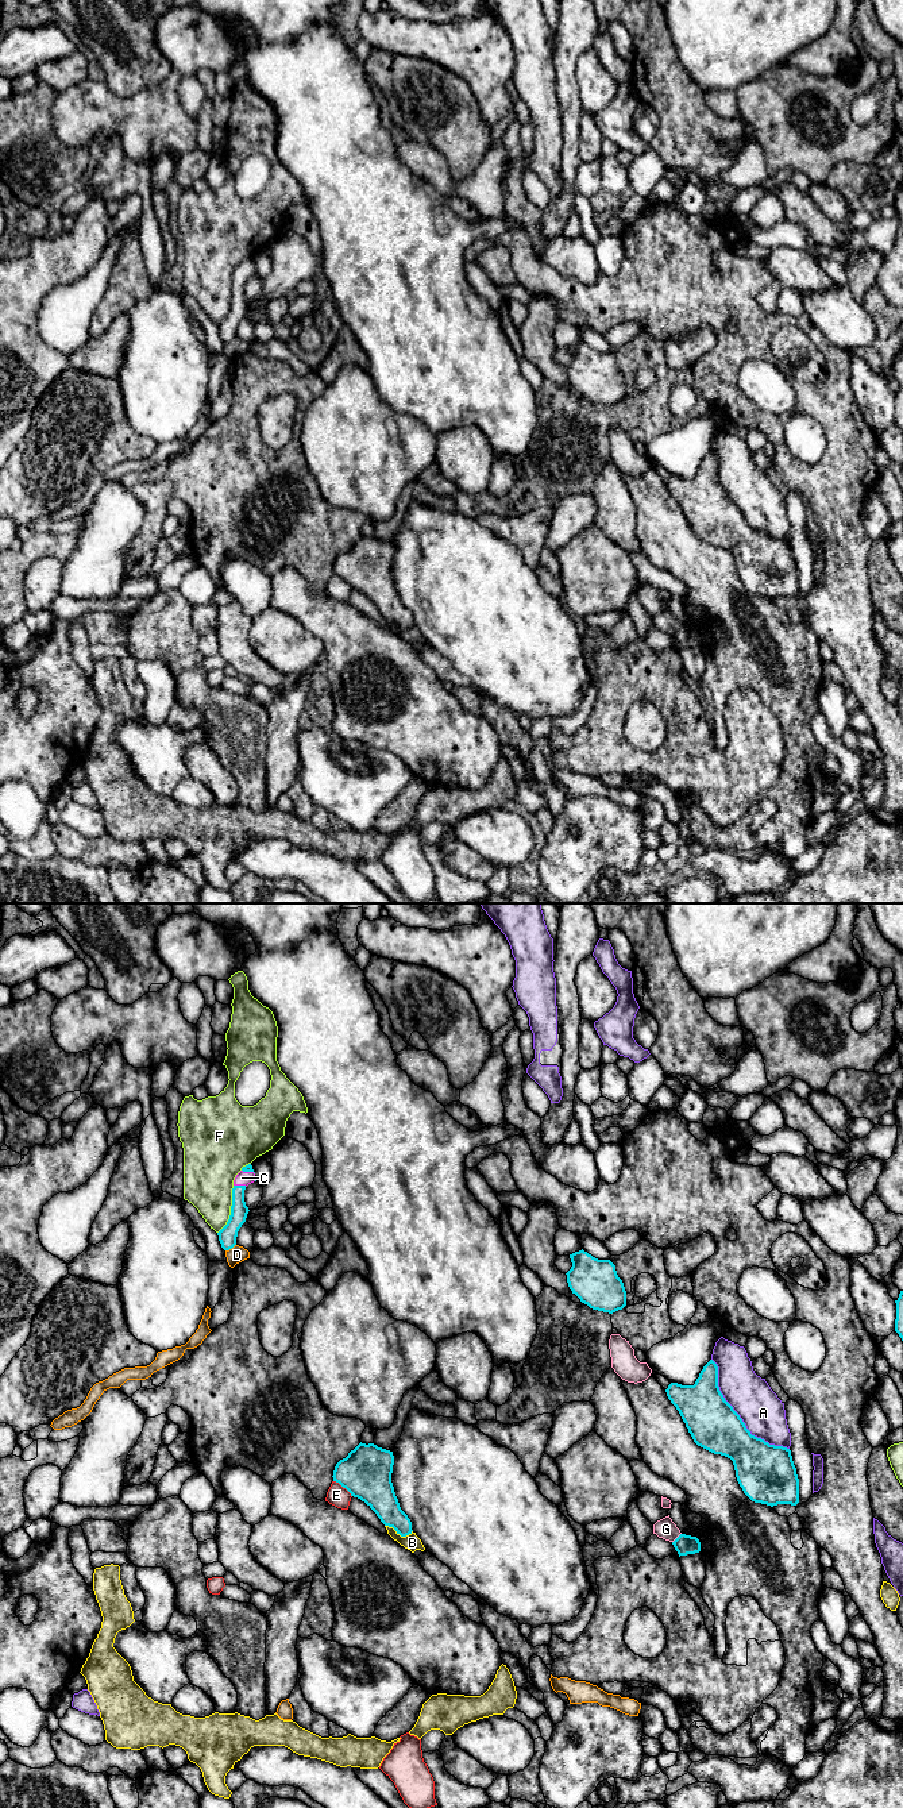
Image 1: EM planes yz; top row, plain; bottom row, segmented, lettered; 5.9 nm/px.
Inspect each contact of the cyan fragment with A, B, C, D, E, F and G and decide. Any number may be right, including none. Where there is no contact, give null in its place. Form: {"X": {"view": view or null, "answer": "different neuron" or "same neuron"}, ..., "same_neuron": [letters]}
{"A": {"view": "yz", "answer": "different neuron"}, "B": {"view": "yz", "answer": "different neuron"}, "C": {"view": "yz", "answer": "same neuron"}, "D": {"view": "yz", "answer": "different neuron"}, "E": {"view": "yz", "answer": "different neuron"}, "F": {"view": "yz", "answer": "different neuron"}, "G": {"view": "yz", "answer": "different neuron"}, "same_neuron": ["C"]}

